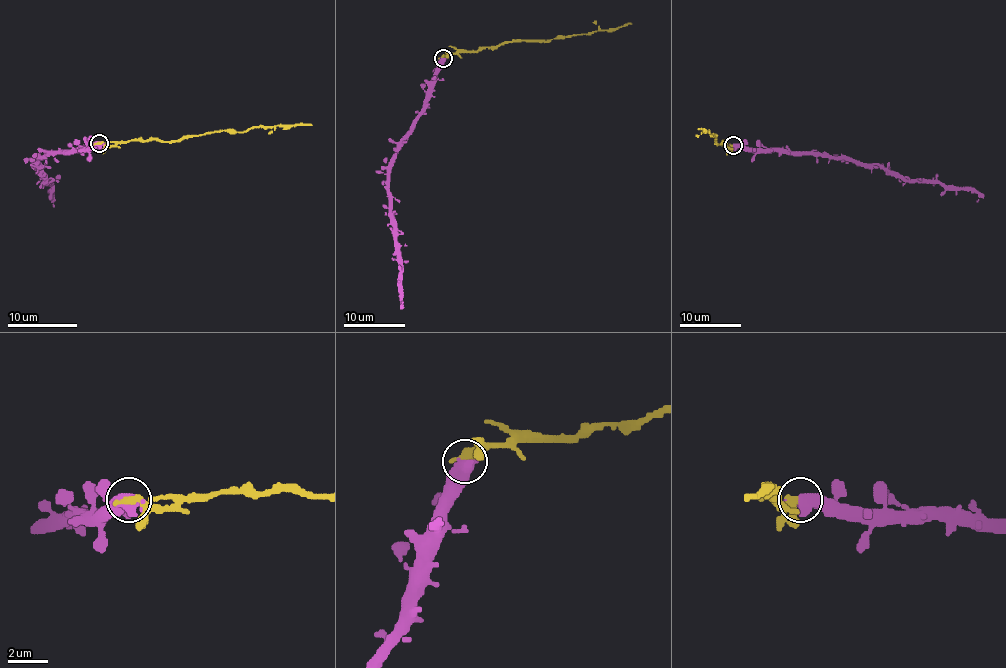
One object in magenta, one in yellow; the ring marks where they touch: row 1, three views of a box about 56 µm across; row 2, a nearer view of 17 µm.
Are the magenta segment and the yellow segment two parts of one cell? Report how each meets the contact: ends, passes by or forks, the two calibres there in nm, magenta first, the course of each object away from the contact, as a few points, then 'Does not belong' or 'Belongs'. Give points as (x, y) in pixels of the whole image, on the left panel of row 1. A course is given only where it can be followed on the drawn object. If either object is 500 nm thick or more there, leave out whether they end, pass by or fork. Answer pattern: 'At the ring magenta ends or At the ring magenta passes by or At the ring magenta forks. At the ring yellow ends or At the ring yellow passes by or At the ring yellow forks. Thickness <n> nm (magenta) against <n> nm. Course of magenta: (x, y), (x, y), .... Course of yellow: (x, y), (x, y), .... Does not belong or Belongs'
Thickness 650 nm (magenta) against 360 nm. Course of magenta: (99, 143), (49, 152), (39, 159), (53, 188), (54, 206). Course of yellow: (99, 143), (169, 142), (223, 131), (247, 131), (256, 126), (311, 124). Does not belong

